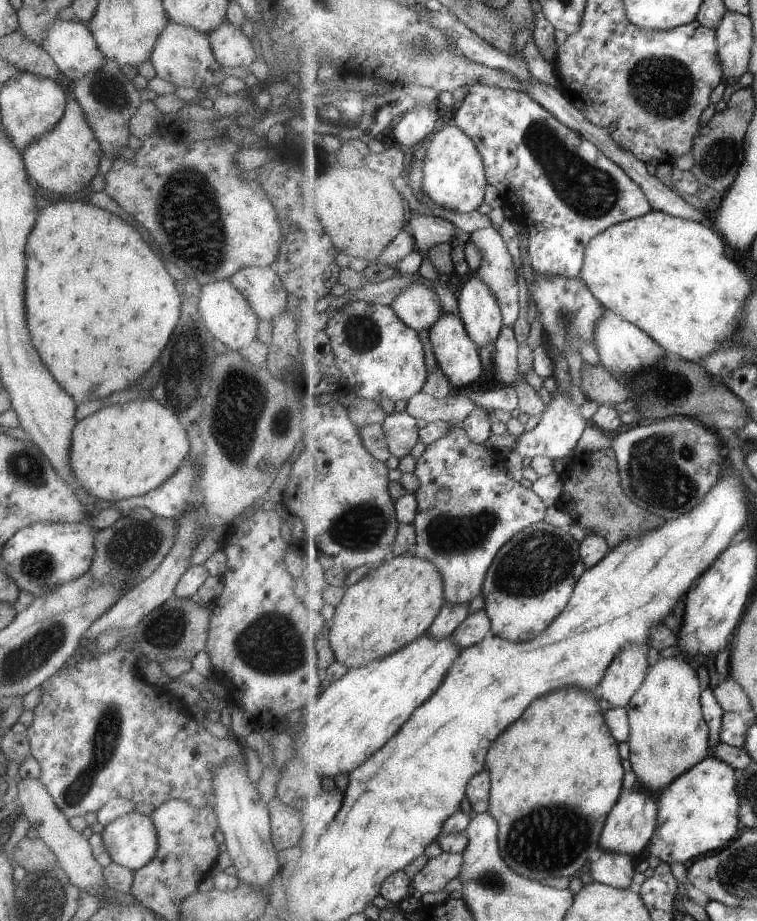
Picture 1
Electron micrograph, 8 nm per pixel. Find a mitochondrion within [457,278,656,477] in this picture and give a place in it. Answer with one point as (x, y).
(567, 319)

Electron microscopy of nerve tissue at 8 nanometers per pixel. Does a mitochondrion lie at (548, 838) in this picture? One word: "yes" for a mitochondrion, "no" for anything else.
yes

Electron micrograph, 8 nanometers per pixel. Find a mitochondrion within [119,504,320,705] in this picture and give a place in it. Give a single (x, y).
(268, 645)

